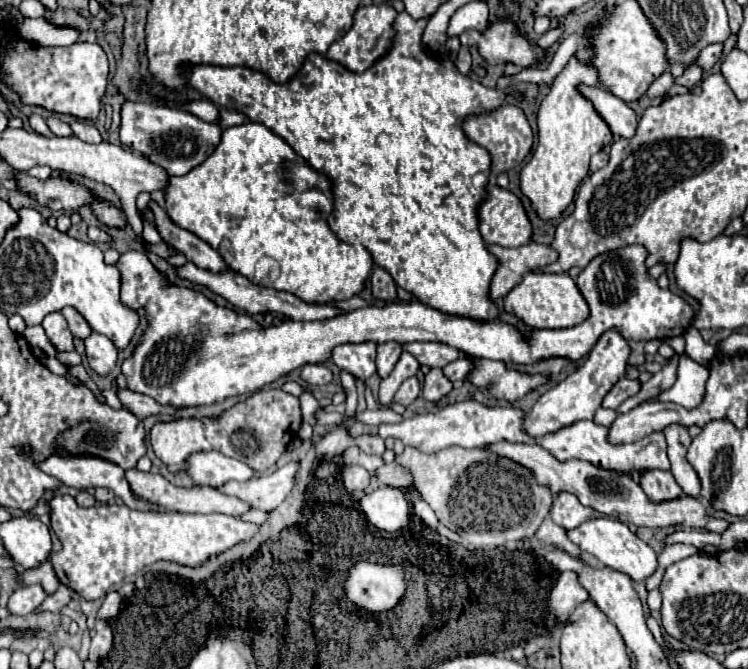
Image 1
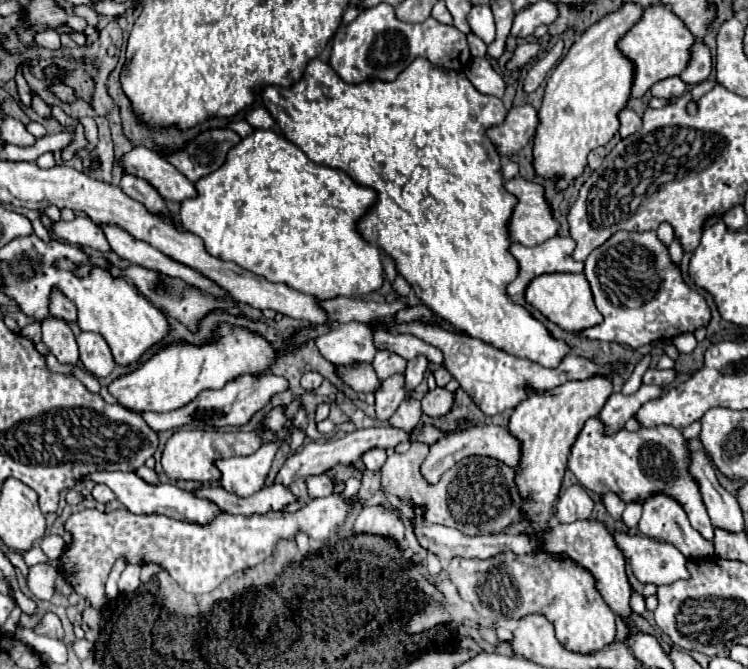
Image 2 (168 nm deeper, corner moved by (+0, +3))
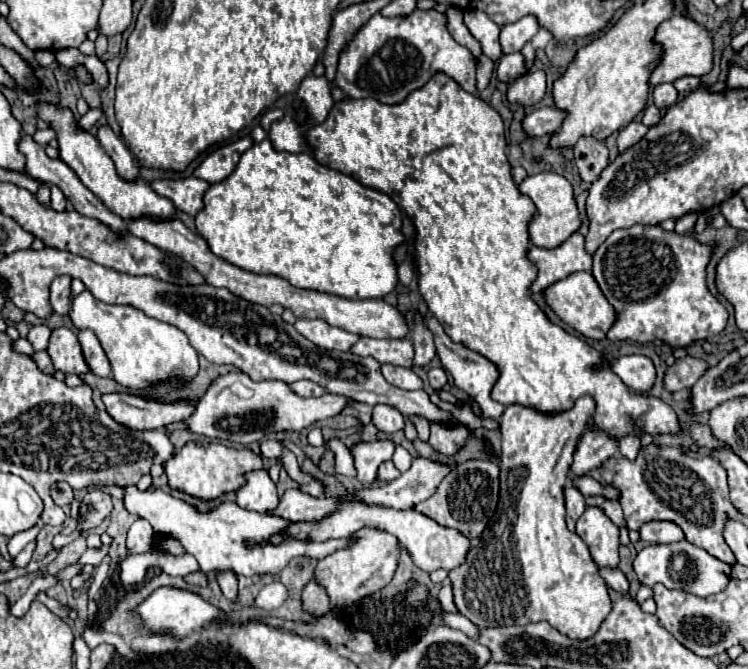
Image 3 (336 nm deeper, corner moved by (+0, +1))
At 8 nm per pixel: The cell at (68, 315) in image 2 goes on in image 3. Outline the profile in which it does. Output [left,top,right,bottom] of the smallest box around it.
[50,276,70,316]

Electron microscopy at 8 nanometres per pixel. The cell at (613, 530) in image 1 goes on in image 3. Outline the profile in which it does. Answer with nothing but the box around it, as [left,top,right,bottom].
[634,540,730,596]

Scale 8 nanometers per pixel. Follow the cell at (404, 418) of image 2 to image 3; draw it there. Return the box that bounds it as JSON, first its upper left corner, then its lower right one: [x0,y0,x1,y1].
[410,416,430,442]

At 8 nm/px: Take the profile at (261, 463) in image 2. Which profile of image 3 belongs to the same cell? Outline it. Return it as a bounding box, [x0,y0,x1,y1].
[236,470,278,512]

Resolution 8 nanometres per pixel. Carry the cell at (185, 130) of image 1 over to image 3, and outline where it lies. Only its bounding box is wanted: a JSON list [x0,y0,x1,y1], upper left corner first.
[194,138,254,184]

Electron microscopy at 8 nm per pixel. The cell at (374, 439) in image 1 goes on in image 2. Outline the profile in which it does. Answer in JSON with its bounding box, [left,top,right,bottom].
[362,448,386,470]

